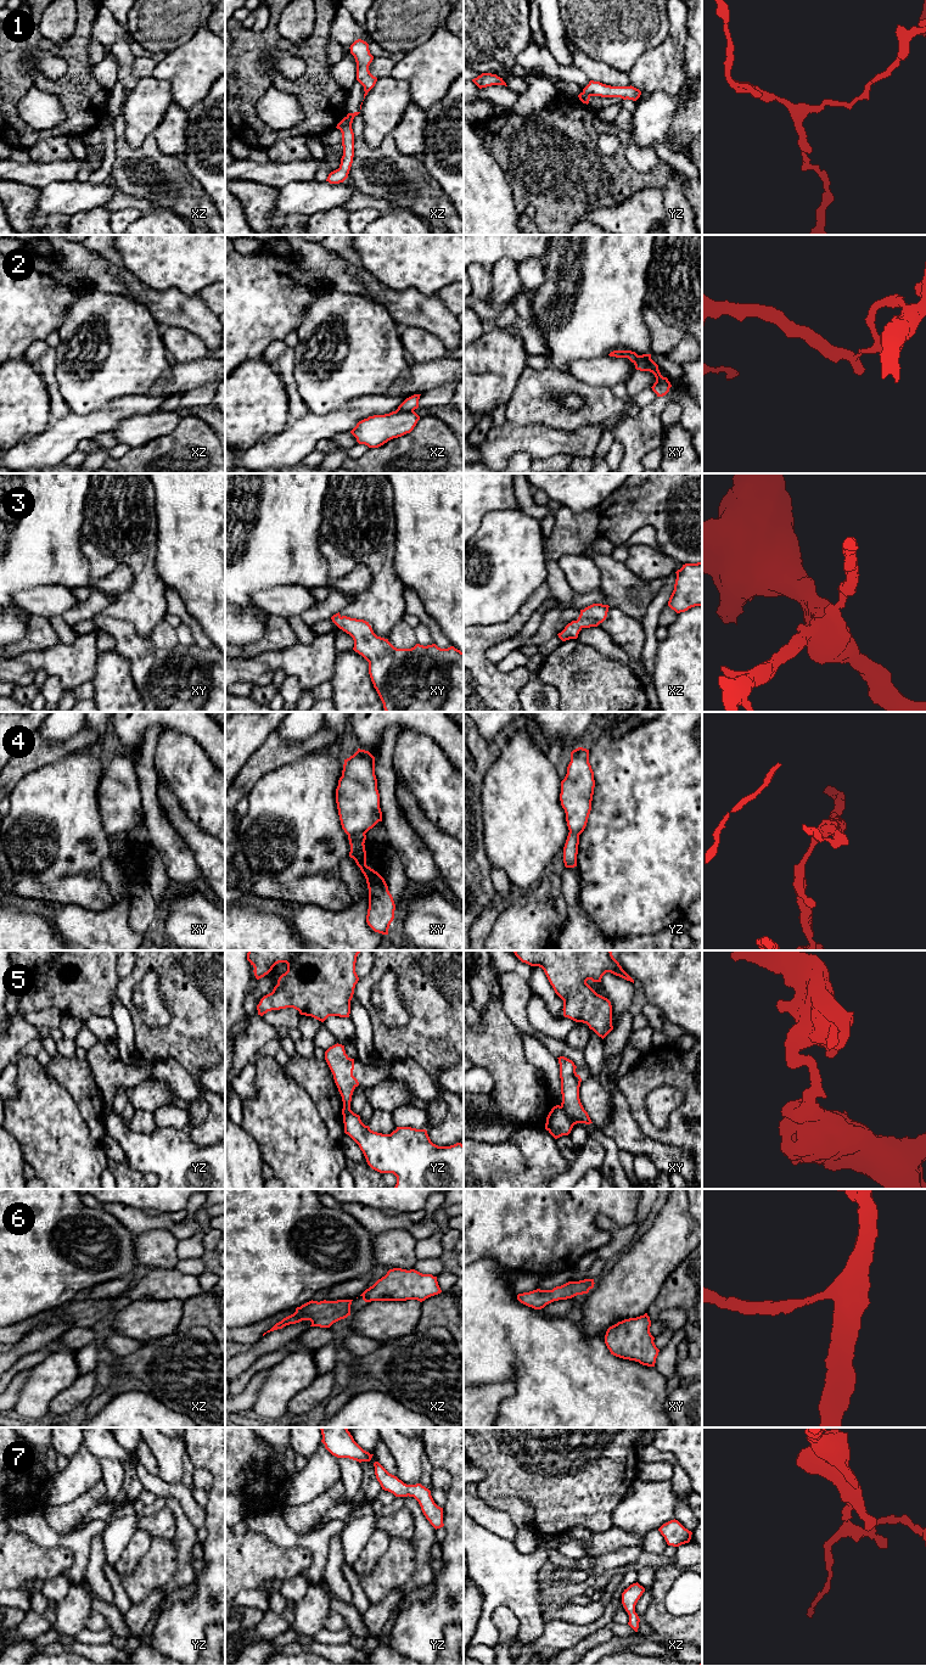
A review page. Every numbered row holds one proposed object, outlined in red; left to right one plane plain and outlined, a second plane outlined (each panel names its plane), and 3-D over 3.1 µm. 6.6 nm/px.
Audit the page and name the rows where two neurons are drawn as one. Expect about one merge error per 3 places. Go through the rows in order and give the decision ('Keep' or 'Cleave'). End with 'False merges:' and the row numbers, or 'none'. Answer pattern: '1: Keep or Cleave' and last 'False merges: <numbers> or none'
1: Cleave
2: Cleave
3: Keep
4: Cleave
5: Cleave
6: Keep
7: Keep
False merges: 1, 2, 4, 5

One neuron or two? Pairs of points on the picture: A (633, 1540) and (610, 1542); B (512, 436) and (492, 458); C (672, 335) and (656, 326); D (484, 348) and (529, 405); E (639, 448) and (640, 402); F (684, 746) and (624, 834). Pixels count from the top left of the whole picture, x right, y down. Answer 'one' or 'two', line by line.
A: one
B: one
C: one
D: two
E: two
F: one

